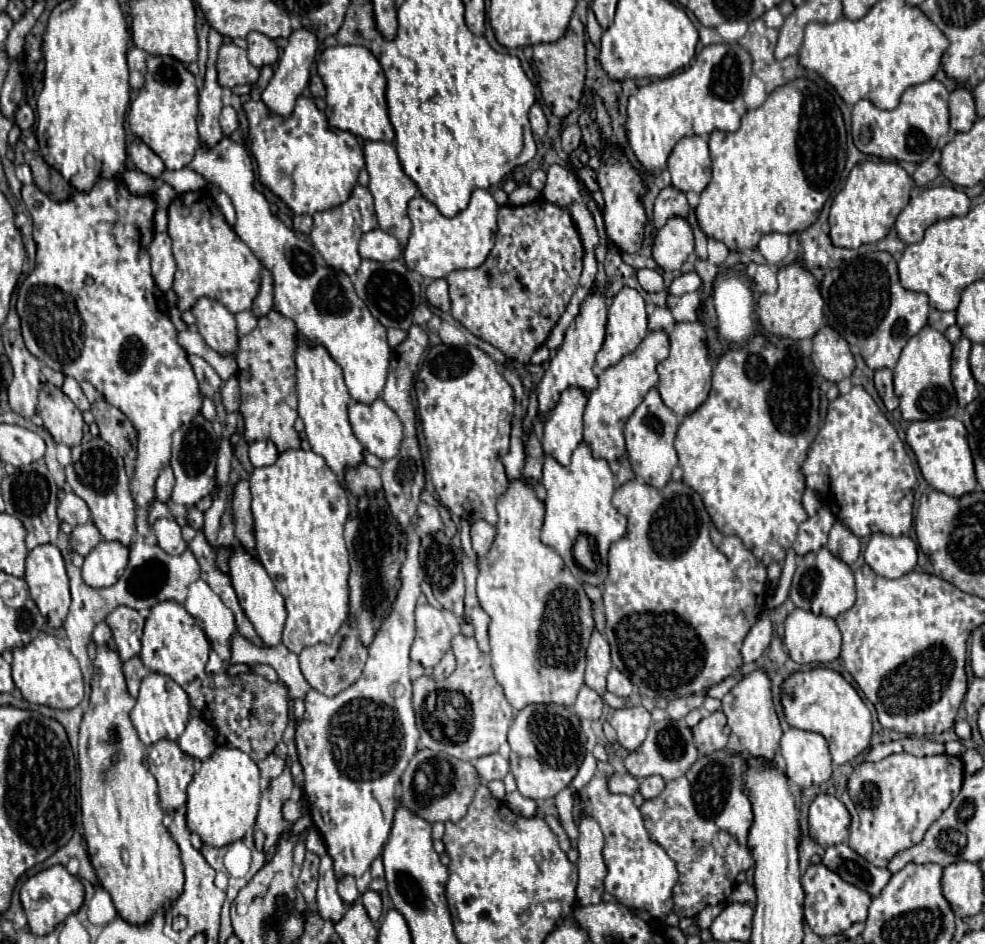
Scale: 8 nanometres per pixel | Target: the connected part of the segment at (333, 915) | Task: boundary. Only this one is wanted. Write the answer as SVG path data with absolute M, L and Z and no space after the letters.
M321 857L319 867L319 889L317 889L317 913L331 923L337 923L345 915L345 905L337 895L337 881L333 875L333 859Z

